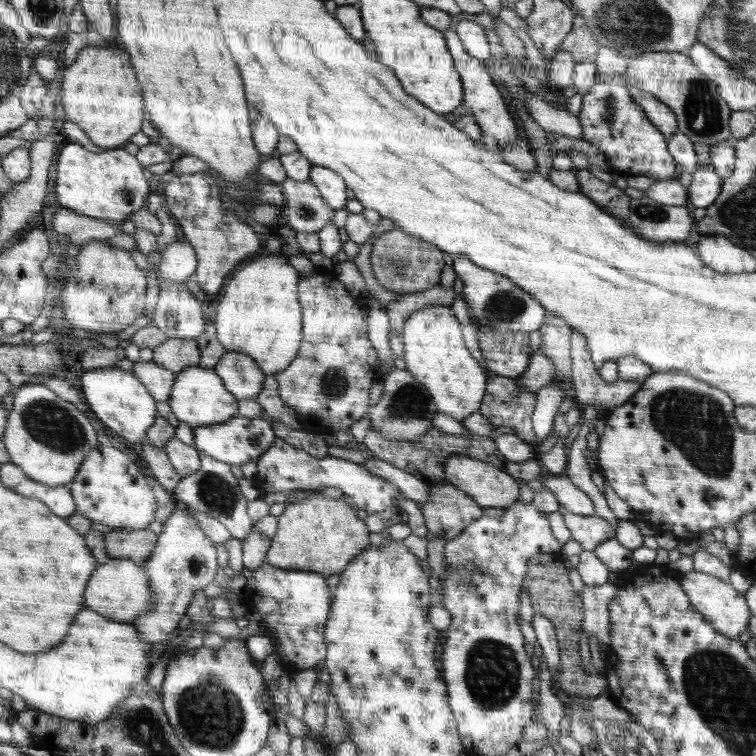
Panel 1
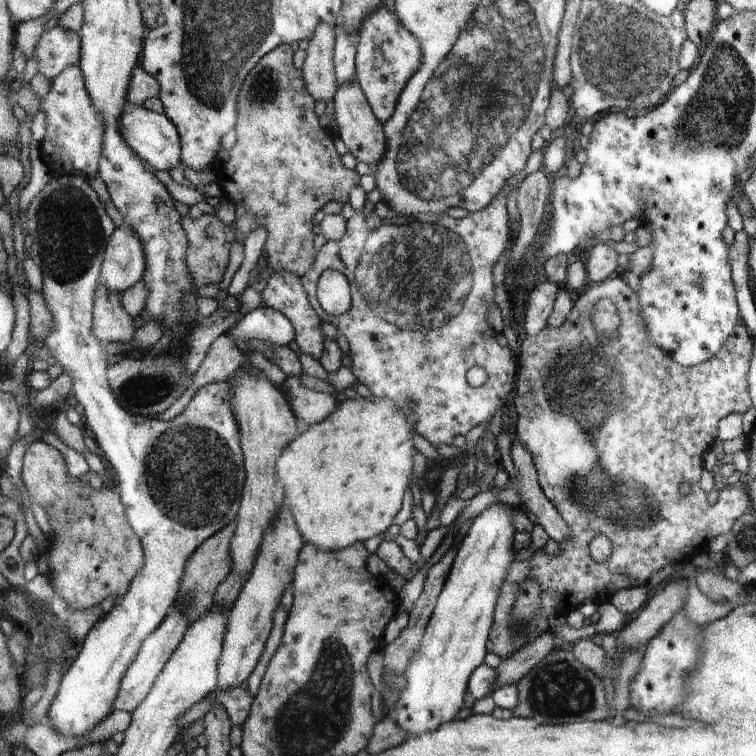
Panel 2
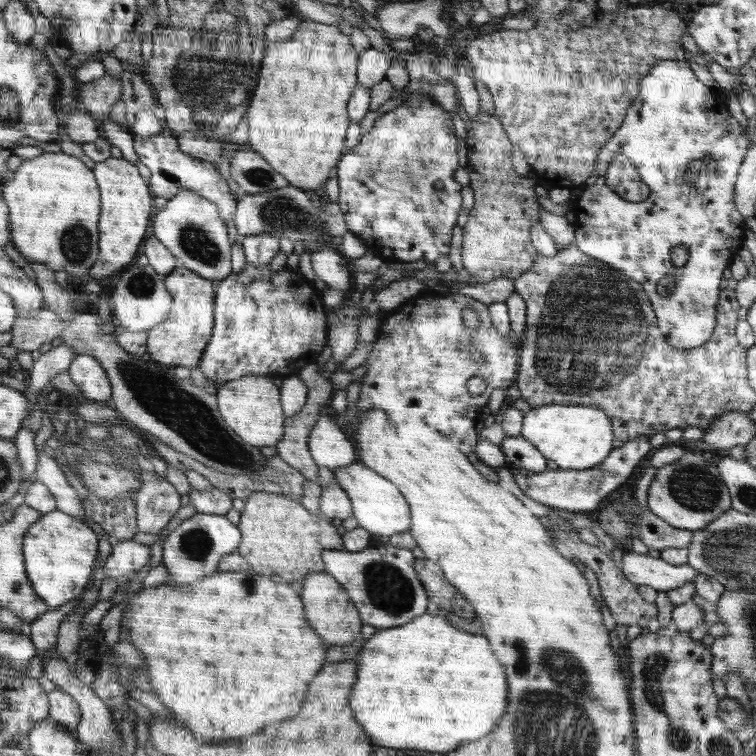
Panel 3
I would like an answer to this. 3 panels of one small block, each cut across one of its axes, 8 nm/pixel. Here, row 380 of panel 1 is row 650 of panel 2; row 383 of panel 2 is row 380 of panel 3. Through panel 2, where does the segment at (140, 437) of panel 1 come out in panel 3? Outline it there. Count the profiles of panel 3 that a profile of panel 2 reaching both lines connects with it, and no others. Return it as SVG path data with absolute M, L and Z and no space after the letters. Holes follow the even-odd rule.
M245 264L242 272L232 273L230 277L216 281L214 286L216 300L212 337L196 368L202 370L212 383L218 383L218 388L226 381L248 376L298 376L304 366L317 363L326 344L326 312L324 304L320 302L320 294L317 295L317 302L314 302L314 288L310 288L297 270L284 268L272 272L268 265L256 267ZM79 354L69 372L90 402L112 403L114 388L99 359L88 354Z

